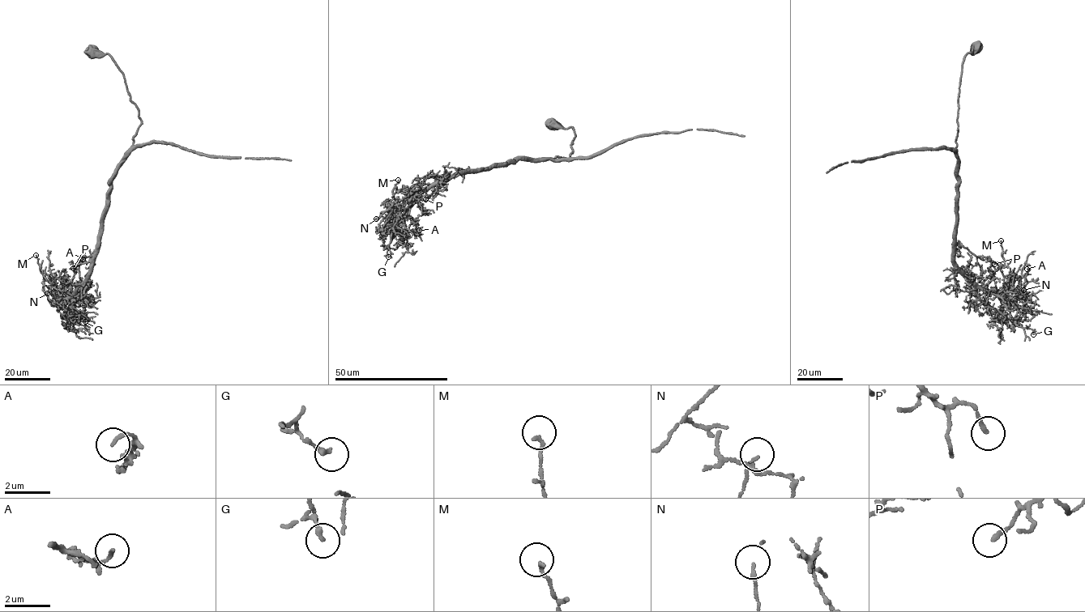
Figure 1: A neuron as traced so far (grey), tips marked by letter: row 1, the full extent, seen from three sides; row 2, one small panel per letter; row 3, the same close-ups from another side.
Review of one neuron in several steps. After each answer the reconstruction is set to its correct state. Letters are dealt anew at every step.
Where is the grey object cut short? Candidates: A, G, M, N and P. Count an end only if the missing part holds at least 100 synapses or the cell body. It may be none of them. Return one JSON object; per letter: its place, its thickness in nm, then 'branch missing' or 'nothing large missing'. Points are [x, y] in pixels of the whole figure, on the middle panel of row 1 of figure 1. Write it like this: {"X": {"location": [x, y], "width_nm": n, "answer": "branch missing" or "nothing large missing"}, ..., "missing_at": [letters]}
{"A": {"location": [419, 230], "width_nm": 150, "answer": "nothing large missing"}, "G": {"location": [388, 257], "width_nm": 190, "answer": "nothing large missing"}, "M": {"location": [398, 180], "width_nm": 130, "answer": "nothing large missing"}, "N": {"location": [376, 218], "width_nm": 140, "answer": "nothing large missing"}, "P": {"location": [425, 199], "width_nm": 180, "answer": "nothing large missing"}, "missing_at": []}

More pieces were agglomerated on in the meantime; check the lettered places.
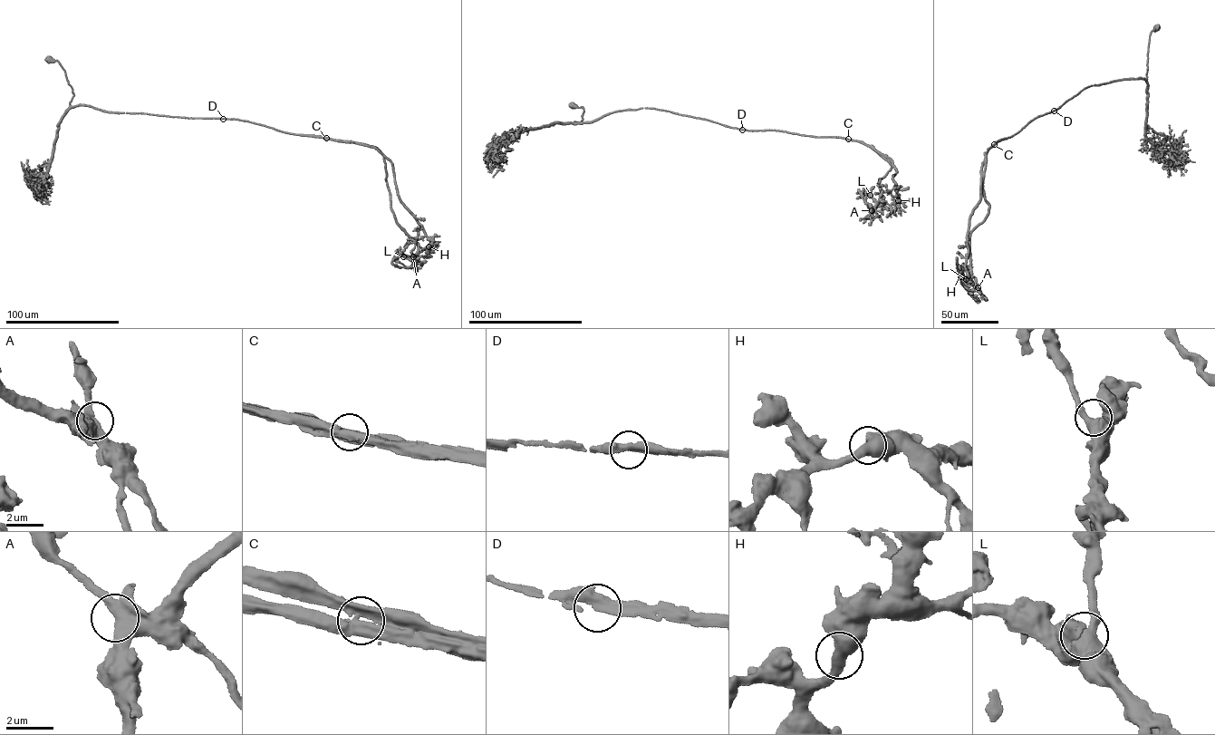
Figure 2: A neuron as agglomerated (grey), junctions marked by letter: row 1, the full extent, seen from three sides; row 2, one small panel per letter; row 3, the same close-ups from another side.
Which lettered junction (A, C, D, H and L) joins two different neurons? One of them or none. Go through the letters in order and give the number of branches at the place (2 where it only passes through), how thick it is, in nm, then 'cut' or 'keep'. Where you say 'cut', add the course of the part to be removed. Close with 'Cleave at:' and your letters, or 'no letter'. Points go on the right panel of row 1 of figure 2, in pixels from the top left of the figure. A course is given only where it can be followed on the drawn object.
A: 3 | 440 nm | keep
C: 3 | 400 nm | cut | (994, 144), (985, 152), (983, 177), (988, 213), (970, 237), (971, 272), (967, 284), (969, 293), (965, 281)
D: 2 | 400 nm | keep
H: 2 | 550 nm | keep
L: 3 | 440 nm | keep
Cleave at: C

